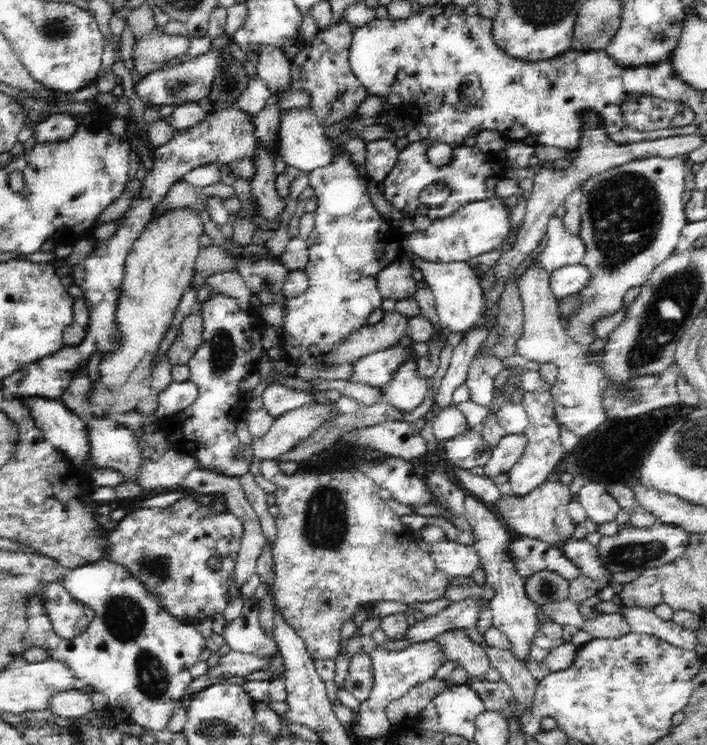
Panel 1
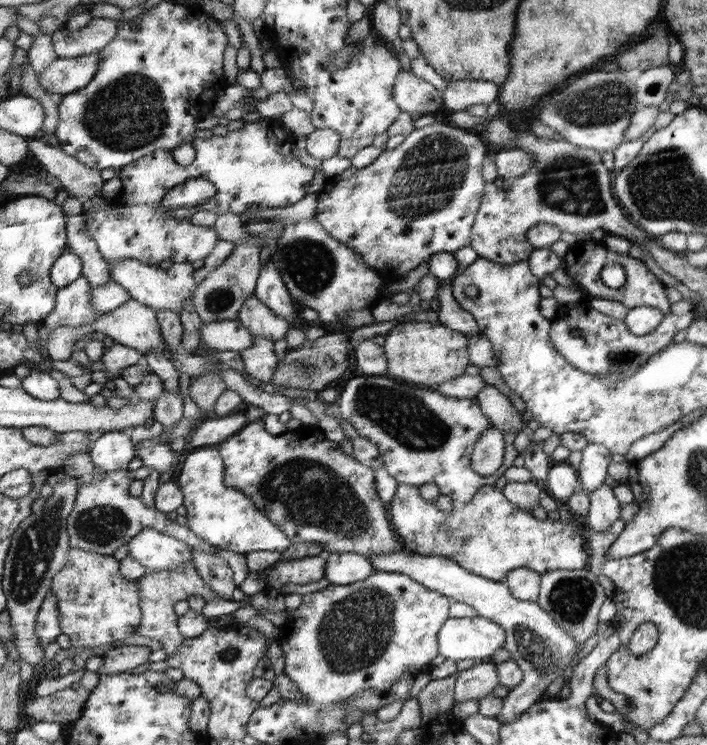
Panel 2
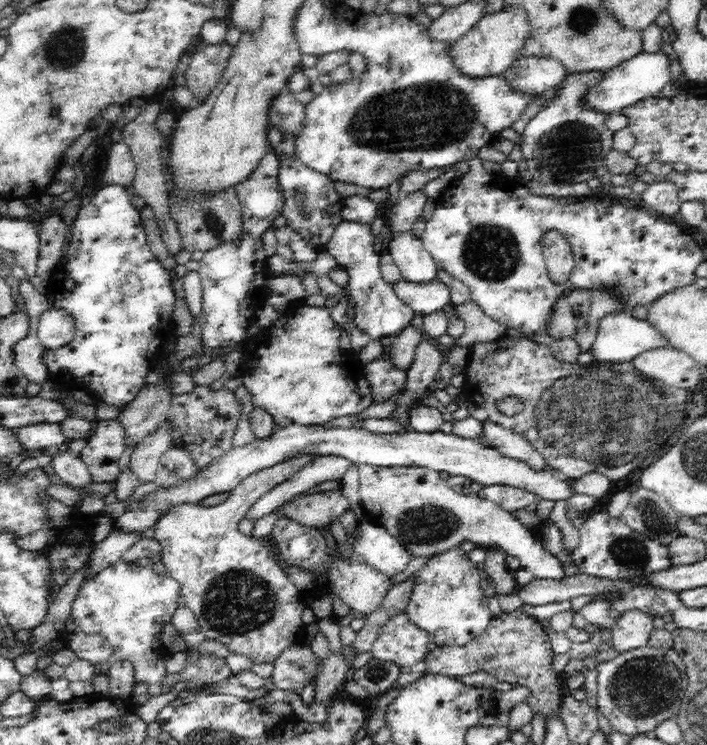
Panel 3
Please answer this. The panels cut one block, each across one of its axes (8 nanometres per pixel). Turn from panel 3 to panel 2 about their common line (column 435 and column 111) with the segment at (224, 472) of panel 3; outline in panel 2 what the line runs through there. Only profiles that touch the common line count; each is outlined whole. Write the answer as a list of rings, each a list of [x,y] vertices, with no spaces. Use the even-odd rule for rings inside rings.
[[[129,432],[102,433],[94,442],[89,453],[92,463],[101,471],[128,469],[135,456],[136,444],[130,439]]]

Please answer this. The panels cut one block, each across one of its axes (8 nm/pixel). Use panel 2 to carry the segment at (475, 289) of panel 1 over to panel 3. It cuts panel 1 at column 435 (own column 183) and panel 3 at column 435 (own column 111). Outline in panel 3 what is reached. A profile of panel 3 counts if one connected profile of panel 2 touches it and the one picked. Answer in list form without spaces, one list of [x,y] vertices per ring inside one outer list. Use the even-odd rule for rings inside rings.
[[[411,231],[390,235],[388,249],[402,279],[415,283],[435,280],[437,264],[425,250],[421,238],[417,238]]]

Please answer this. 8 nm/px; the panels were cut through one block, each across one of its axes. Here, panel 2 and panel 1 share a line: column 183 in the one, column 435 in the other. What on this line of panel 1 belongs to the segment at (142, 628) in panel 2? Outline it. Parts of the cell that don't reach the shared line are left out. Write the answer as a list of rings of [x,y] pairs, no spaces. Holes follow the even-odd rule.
[[[266,460],[260,463],[259,471],[265,479],[276,485],[275,505],[279,512],[274,521],[277,526],[275,542],[273,544],[274,555],[274,597],[276,607],[280,609],[282,618],[290,624],[296,634],[302,638],[311,658],[316,660],[334,659],[340,651],[341,630],[346,620],[350,620],[352,614],[356,614],[358,608],[368,606],[370,602],[401,602],[412,604],[412,602],[432,602],[442,598],[448,588],[449,577],[437,566],[427,551],[422,550],[413,538],[413,531],[400,523],[401,516],[392,511],[386,501],[378,496],[379,486],[368,478],[363,472],[348,472],[348,470],[332,470],[332,472],[304,472],[304,474],[286,475],[278,467],[277,460]],[[465,628],[448,629],[434,634],[443,657],[447,661],[458,662],[466,669],[470,678],[486,680],[486,672],[491,668],[484,646],[473,642],[464,632]]]

